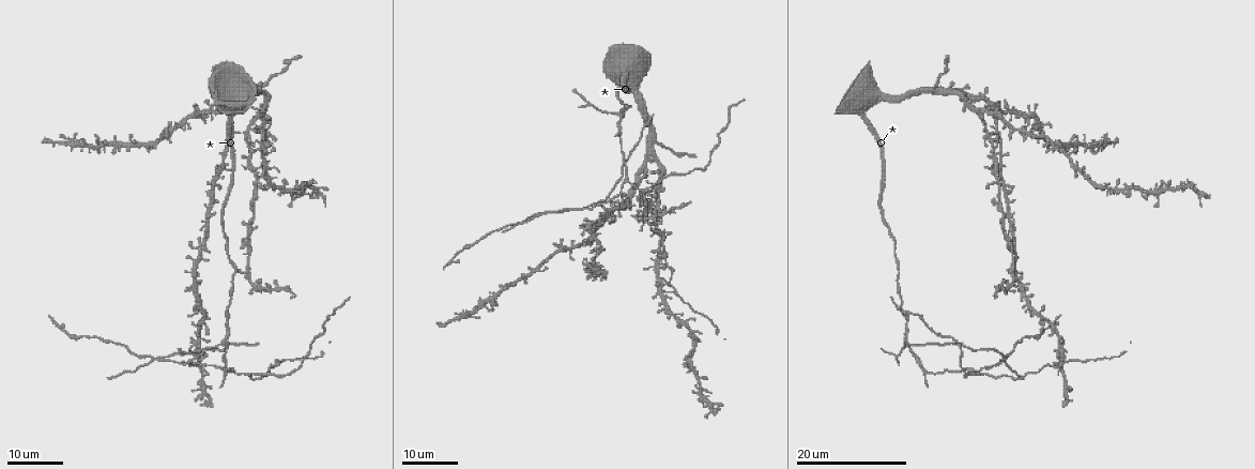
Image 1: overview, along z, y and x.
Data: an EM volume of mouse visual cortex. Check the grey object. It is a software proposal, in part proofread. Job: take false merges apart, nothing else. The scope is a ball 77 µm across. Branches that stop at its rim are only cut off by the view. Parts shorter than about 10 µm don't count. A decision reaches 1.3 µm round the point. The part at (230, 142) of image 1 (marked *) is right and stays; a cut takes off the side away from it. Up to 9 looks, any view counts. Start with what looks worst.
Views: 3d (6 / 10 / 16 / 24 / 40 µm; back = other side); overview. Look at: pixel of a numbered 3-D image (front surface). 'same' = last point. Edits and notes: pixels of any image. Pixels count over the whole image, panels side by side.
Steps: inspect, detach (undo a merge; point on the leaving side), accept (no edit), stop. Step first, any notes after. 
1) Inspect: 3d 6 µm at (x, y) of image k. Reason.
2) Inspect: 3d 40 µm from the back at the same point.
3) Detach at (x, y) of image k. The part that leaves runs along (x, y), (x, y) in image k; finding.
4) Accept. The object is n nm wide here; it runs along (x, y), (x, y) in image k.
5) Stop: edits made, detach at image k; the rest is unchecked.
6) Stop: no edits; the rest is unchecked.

Inspect: 3d 24 µm at (163, 358) of image 1. Three arms meet.

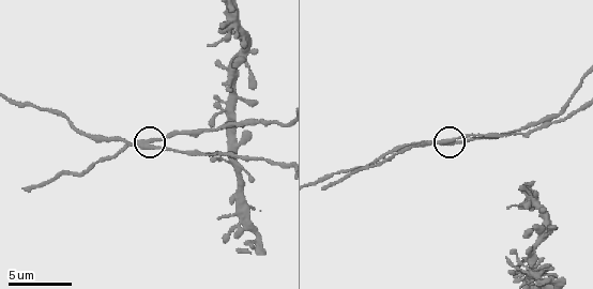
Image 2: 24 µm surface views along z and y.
Inspect: 3d 10 µm at (153, 141) of image 2. Zoom in.

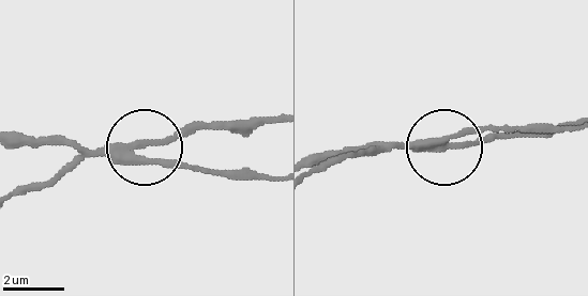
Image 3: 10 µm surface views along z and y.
Detach at (68, 164) of image 3. 3 arms meet here; the part that leaves runs along (114, 150), (272, 119) in image 3; a second cell is stuck on.

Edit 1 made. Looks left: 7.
Inspect: 3d 24 µm at (972, 371) of image 1. Branch point.

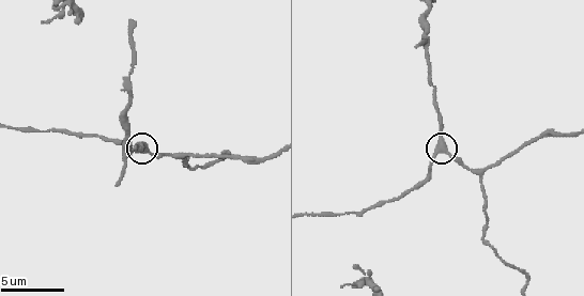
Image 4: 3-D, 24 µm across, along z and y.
Inspect: 3d 10 µm at (441, 153) of image 4.

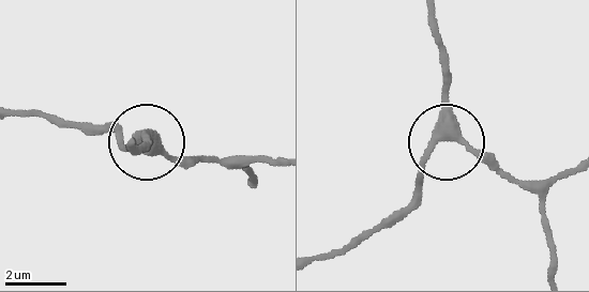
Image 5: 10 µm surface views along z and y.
Accept. 3 arms meet here; it runs along (434, 10), (444, 133), (509, 177) in image 5; one cell here.

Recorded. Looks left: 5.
Inspect: 3d 24 µm at (249, 282) of image 1. Four-way junction.

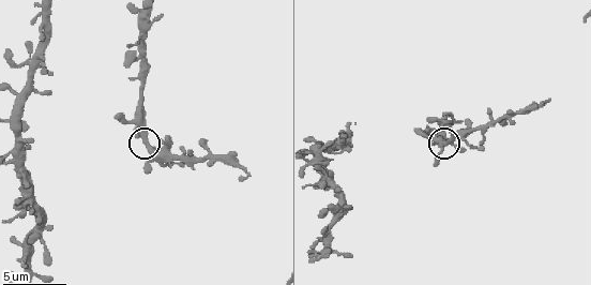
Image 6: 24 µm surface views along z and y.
Inspect: 3d 10 µm at (445, 142) of image 6.

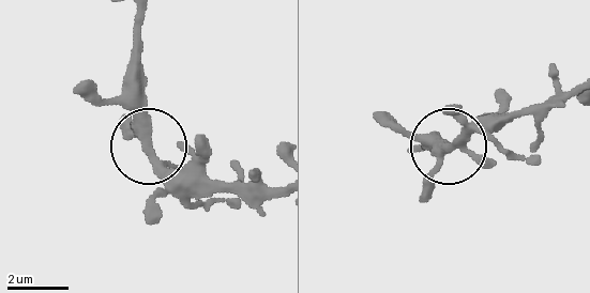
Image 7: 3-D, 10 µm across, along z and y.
Accept. The object is 290 nm wide here; it runs along (140, 14), (140, 128), (199, 195) in image 7; all the same cell.

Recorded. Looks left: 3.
Inspect: 3d 16 µm at (654, 190) of image 1.

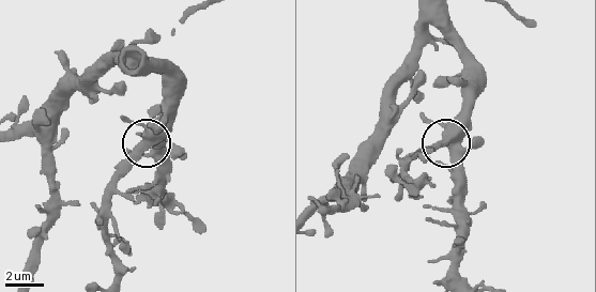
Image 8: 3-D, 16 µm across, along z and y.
Inspect: 3d 10 µm at (146, 137) of image 8.

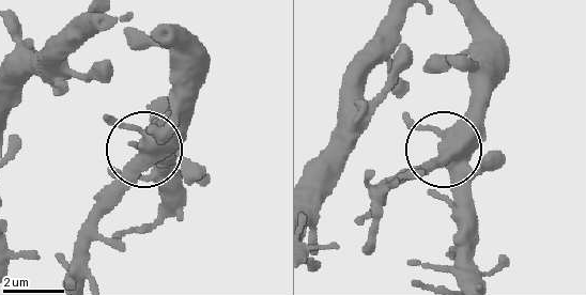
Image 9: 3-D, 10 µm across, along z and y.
Accept. The side arm is 46 µm long; all the same cell.

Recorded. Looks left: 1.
Stop: edits made, detach at image 3; the rest is unchecked.

